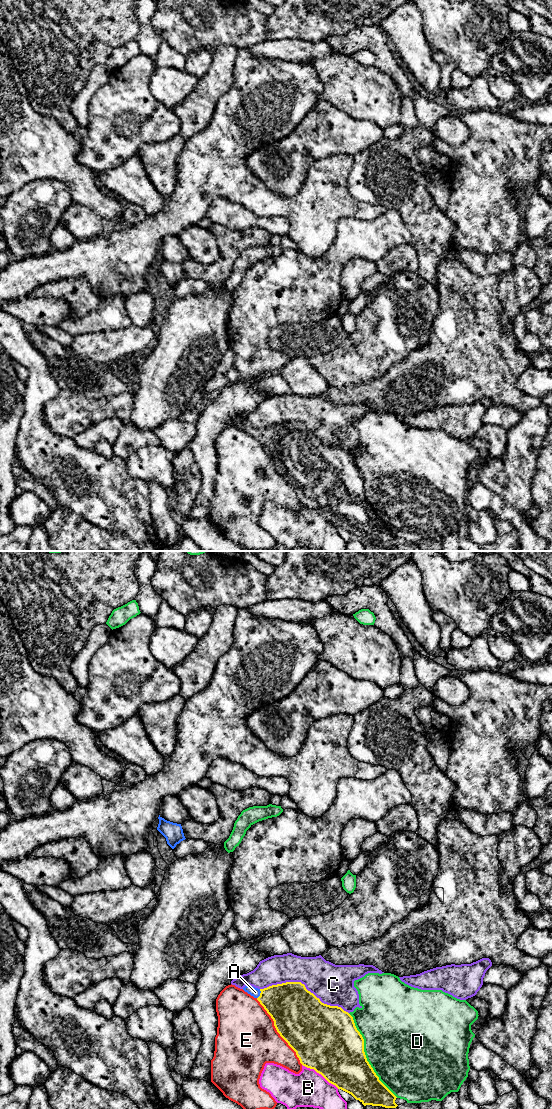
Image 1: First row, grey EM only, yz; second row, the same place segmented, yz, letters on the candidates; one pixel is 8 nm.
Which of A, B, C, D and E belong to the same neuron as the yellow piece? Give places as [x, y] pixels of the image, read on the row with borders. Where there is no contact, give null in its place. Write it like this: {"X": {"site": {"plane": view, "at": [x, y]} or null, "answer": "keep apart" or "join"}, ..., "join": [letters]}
{"A": {"site": {"plane": "yz", "at": [260, 994]}, "answer": "join"}, "B": {"site": {"plane": "yz", "at": [320, 1073]}, "answer": "keep apart"}, "C": {"site": {"plane": "yz", "at": [304, 986]}, "answer": "keep apart"}, "D": {"site": {"plane": "yz", "at": [365, 1055]}, "answer": "keep apart"}, "E": {"site": {"plane": "yz", "at": [277, 1031]}, "answer": "keep apart"}, "join": ["A"]}

